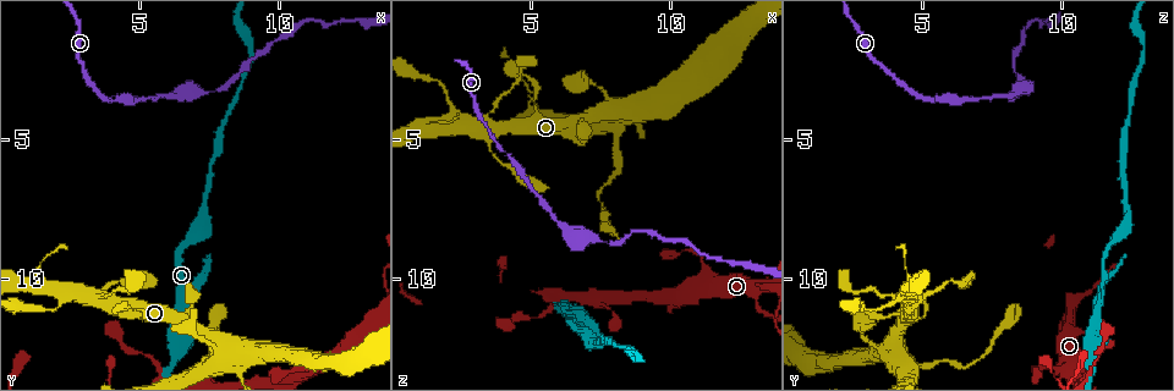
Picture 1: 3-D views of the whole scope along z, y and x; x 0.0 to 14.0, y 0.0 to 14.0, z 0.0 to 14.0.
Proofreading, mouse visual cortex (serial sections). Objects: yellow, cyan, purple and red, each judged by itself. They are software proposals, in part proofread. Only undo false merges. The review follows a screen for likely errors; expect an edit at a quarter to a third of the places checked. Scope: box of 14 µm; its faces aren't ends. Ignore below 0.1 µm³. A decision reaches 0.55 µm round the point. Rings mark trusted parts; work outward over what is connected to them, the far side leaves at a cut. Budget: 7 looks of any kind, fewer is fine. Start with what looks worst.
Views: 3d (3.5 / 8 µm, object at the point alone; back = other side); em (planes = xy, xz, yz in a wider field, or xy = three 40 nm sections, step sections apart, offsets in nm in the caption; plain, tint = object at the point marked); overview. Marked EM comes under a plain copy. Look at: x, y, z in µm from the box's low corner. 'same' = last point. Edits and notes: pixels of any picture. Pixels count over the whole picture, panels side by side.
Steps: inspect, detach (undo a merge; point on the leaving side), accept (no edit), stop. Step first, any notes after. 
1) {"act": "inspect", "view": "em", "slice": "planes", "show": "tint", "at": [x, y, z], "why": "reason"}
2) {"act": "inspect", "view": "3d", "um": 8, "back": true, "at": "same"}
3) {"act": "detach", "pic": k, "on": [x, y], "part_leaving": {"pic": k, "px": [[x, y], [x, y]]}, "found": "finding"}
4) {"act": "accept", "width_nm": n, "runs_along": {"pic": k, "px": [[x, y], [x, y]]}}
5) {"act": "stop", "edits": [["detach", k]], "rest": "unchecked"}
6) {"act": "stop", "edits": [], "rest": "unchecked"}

{"act": "inspect", "view": "3d", "um": 8, "at": [7.8, 3.2, 8.6], "why": "sudden change in width"}

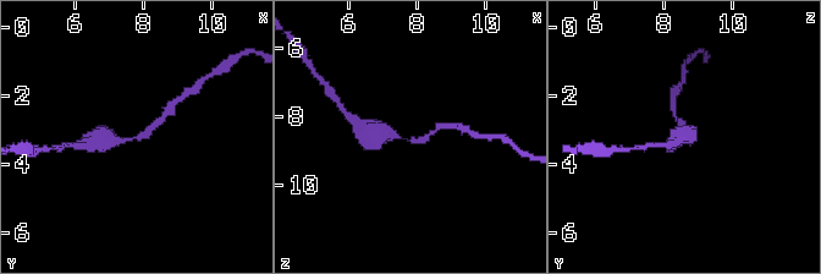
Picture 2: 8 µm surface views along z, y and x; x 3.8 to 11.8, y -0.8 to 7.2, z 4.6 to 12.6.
{"act": "inspect", "view": "3d", "um": 3.5, "at": [7.7, 3.2, 8.6]}

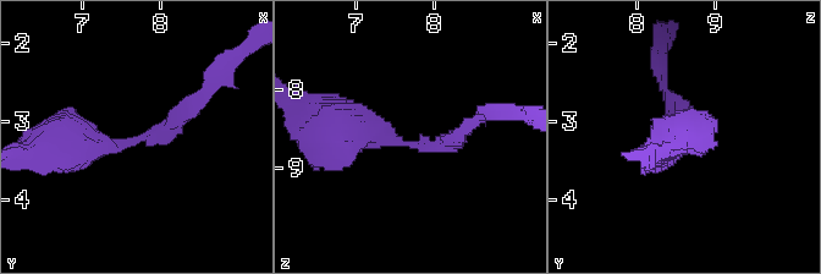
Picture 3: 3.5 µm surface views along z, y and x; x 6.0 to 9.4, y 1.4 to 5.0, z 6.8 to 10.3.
{"act": "inspect", "view": "em", "slice": "xy", "step": 2, "show": "tint", "at": [7.75, 3.20, 8.70], "why": "now the EM"}

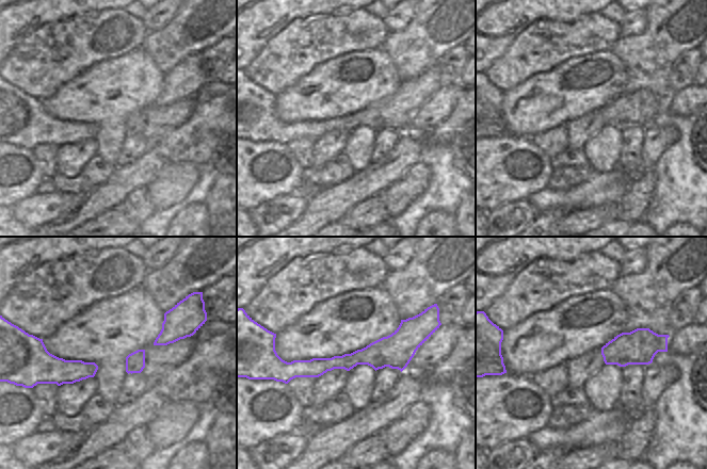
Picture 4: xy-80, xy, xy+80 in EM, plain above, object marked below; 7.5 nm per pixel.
{"act": "accept", "arm_widths_nm": [200, 400], "runs_along": {"pic": 3, "px": [[65, 140], [159, 136], [204, 91]]}, "found": "continuous, no second cell"}

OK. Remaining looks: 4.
{"act": "inspect", "view": "3d", "um": 3.5, "at": [8.0, 13.0, 4.3], "why": "abrupt turn"}

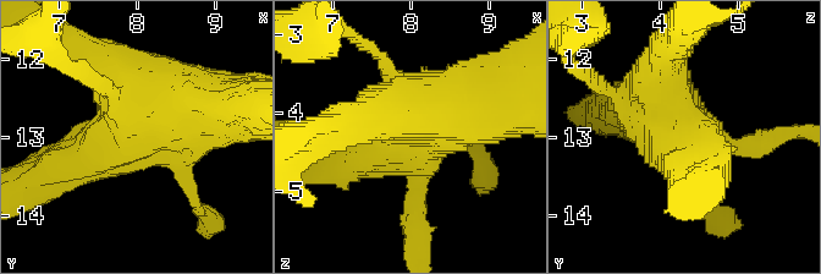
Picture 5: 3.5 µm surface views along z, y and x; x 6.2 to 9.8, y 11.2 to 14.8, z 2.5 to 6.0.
{"act": "inspect", "view": "em", "slice": "planes", "show": "tint", "at": "same"}

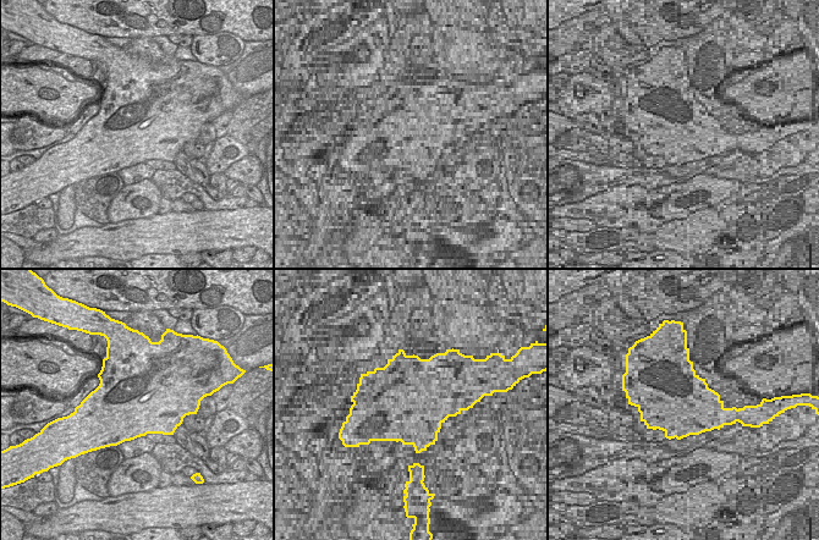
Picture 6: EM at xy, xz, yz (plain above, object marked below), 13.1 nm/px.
{"act": "accept", "runs_along": {"pic": 5, "px": [[98, 56], [170, 109], [244, 109]]}, "found": "continuous, no second cell"}

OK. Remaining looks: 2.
{"act": "stop", "edits": [], "rest": "unchecked"}

